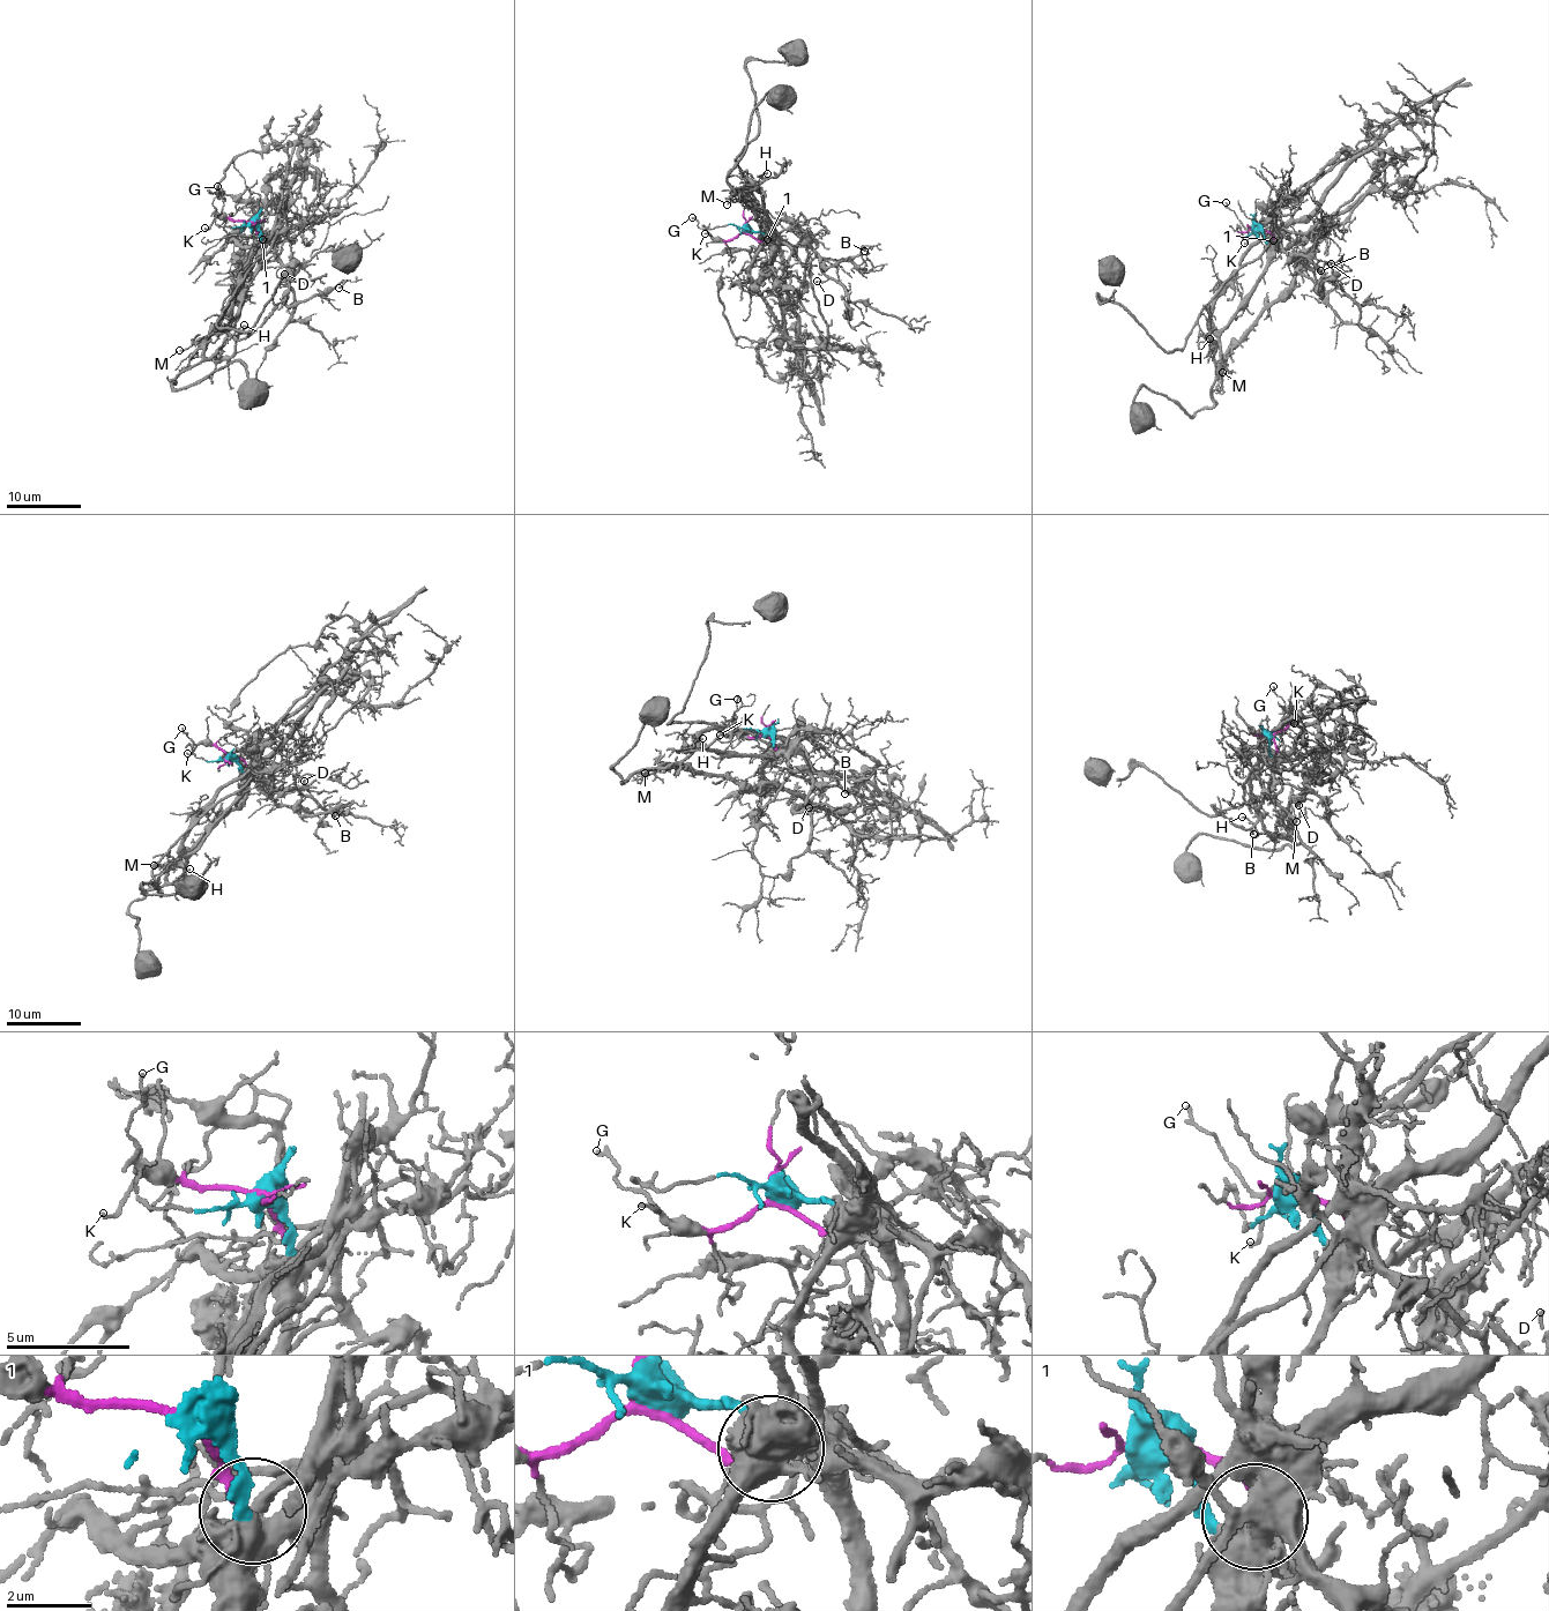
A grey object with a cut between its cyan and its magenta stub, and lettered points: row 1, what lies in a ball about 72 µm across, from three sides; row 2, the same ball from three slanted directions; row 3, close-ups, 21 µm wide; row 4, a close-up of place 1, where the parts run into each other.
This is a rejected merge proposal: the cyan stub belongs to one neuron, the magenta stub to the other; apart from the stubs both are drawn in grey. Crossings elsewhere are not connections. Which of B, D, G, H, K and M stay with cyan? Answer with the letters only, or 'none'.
H, M

